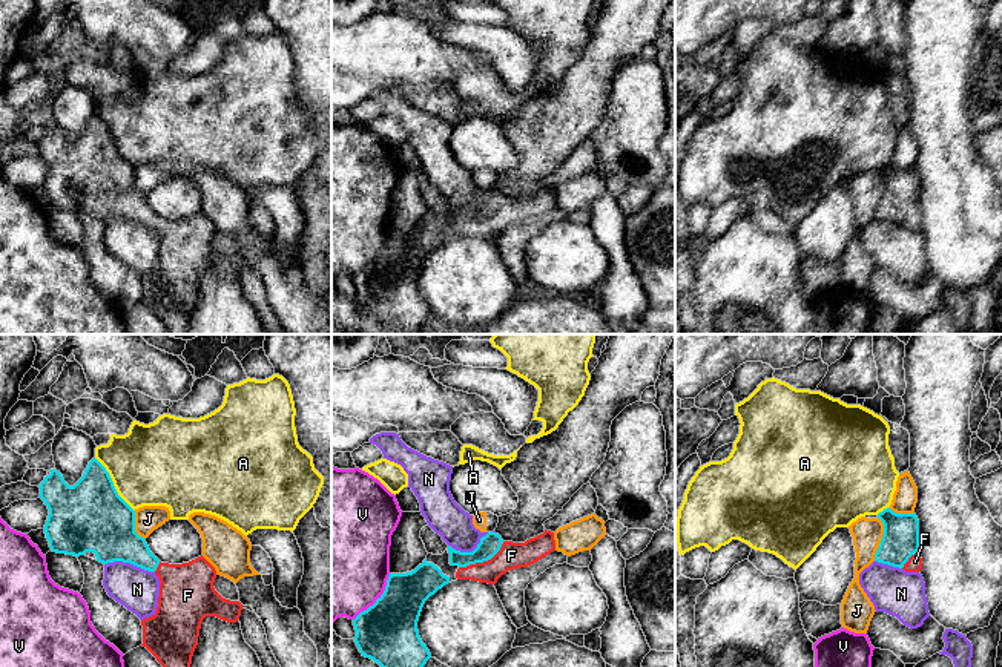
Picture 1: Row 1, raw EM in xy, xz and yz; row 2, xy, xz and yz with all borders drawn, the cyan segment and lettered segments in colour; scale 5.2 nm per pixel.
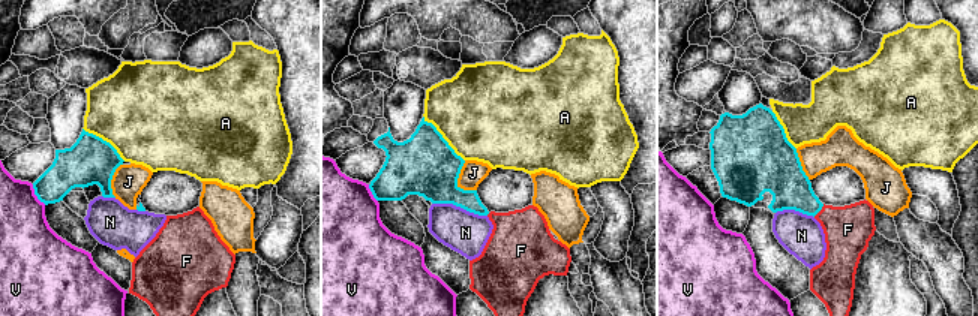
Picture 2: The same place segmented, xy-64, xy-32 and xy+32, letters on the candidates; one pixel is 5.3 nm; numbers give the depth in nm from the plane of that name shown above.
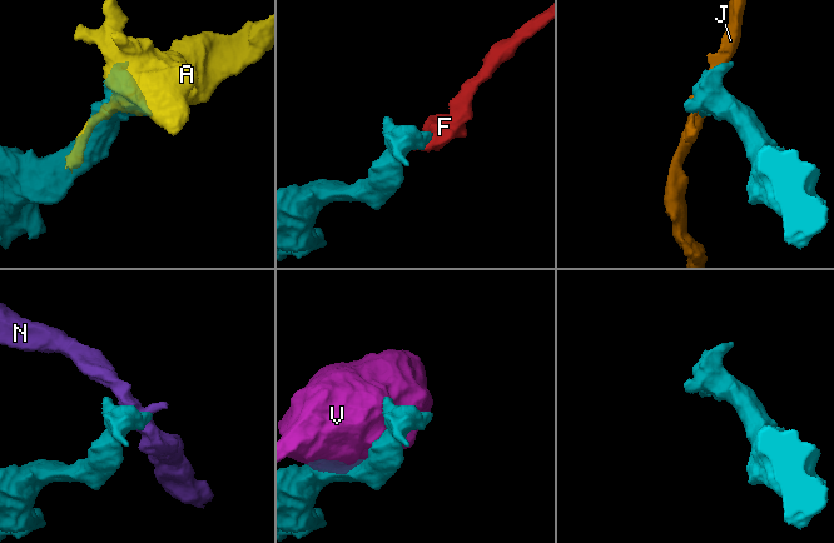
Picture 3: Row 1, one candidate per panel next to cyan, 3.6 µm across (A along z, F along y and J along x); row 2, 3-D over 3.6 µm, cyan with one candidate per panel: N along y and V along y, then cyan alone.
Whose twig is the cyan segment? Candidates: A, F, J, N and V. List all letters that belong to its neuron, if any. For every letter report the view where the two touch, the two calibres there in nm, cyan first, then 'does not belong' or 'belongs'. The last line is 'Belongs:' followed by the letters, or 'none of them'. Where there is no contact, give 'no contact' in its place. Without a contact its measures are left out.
A: xy | 360/440 nm | does not belong
F: xz | 110/140 nm | belongs
J: yz | 190/160 nm | does not belong
N: xy | 320/220 nm | does not belong
V: xz | 320/500 nm | does not belong
Belongs: F

